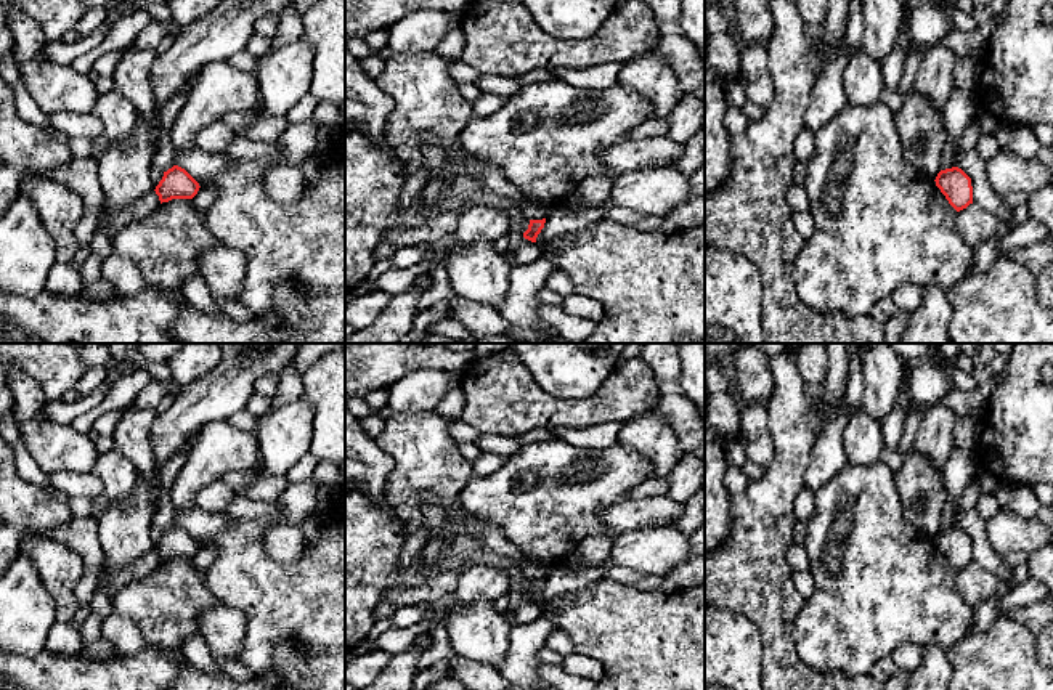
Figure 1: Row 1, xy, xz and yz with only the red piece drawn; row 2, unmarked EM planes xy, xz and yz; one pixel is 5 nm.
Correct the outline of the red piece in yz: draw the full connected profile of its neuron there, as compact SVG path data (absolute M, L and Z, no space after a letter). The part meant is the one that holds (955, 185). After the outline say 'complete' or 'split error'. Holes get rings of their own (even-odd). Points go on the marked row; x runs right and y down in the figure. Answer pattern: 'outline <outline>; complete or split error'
outline M952 167L941 170L934 181L957 212L973 204L971 178L962 168Z; complete

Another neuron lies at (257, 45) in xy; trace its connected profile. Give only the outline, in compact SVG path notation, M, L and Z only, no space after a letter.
M252 34L249 42L246 43L246 50L254 56L254 58L262 58L266 51L270 51L271 47L271 39L262 37L258 34Z

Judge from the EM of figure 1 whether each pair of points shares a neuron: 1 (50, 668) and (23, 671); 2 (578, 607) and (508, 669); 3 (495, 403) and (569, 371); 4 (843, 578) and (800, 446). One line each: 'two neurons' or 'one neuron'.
1: one neuron
2: two neurons
3: two neurons
4: two neurons

